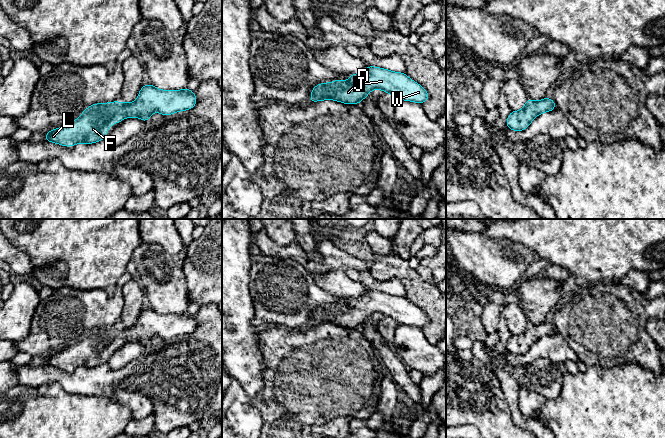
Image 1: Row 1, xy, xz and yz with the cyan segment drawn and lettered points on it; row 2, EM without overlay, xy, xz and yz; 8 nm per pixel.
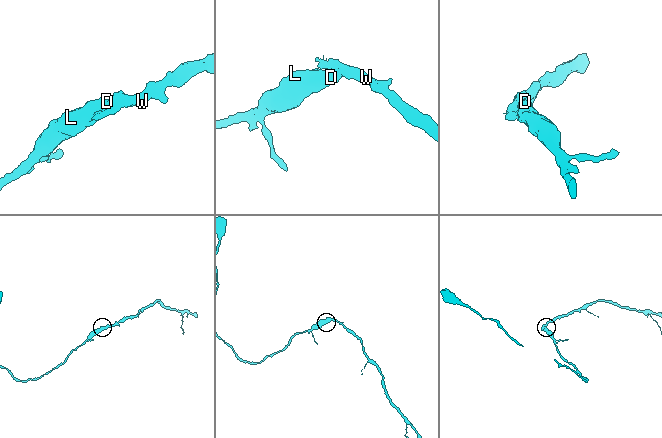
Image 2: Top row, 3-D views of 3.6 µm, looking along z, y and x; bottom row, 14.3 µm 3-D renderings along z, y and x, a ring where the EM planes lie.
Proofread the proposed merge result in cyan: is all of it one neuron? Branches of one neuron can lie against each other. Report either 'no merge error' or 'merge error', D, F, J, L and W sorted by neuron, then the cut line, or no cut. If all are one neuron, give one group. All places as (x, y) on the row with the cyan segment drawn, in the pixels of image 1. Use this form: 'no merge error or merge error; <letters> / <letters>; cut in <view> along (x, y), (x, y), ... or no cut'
no merge error; D F J L W; no cut

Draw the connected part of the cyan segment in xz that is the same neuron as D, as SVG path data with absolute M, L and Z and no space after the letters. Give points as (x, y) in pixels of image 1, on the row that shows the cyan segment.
M369 66L358 74L349 75L349 80L319 83L312 91L309 101L335 100L344 104L359 104L368 93L381 89L399 100L422 104L429 99L428 92L405 73L393 72Z

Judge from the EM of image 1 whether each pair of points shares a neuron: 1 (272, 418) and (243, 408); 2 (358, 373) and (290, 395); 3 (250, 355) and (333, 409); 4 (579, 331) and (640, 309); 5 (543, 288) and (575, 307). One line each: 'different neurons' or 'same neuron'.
1: same neuron
2: same neuron
3: different neurons
4: same neuron
5: different neurons

